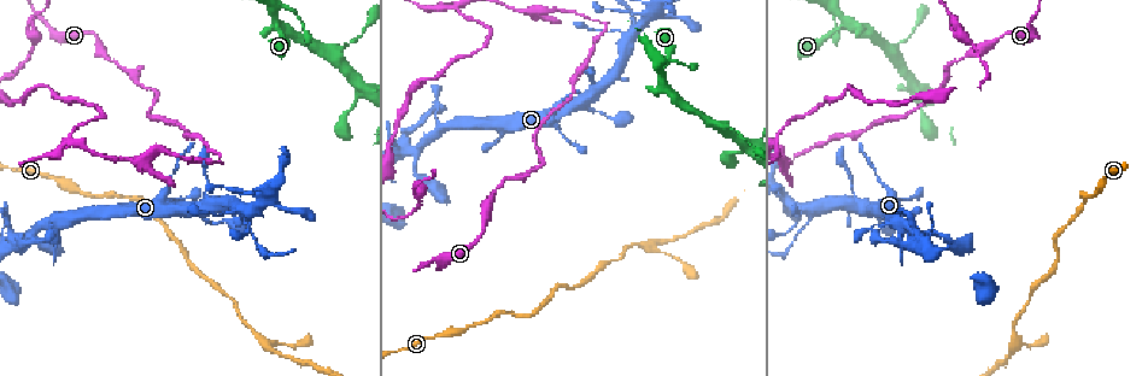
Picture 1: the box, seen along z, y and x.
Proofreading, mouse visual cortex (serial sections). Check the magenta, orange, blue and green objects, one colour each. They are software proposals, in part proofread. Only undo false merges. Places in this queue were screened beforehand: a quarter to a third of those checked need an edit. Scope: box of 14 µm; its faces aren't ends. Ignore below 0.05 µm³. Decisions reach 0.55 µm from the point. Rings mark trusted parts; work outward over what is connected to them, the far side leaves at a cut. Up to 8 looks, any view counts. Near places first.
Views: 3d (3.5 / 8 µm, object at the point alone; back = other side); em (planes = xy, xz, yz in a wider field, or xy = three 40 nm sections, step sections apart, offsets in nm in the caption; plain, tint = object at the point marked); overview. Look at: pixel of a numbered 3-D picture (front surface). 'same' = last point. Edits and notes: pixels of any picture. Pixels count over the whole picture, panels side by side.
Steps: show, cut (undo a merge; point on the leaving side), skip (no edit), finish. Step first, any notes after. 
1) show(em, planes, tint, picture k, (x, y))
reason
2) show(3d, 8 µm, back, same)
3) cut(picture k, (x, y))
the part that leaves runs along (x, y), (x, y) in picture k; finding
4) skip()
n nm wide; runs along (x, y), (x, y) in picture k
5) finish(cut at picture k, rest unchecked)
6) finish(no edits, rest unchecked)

show(3d, 3.5 µm, picture 1, (155, 89))
sharp bend

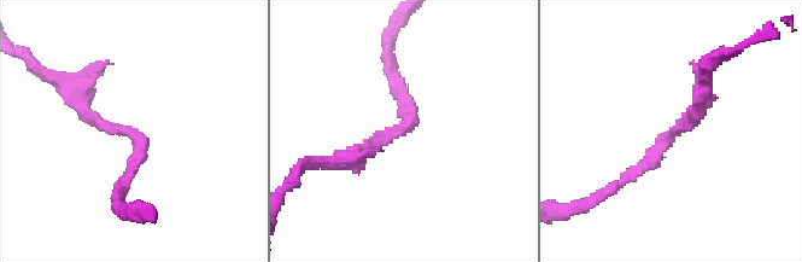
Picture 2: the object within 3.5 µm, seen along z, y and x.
show(em, xy, step 5, tint, picture 2, (666, 139))
arms of 150, 200 nm

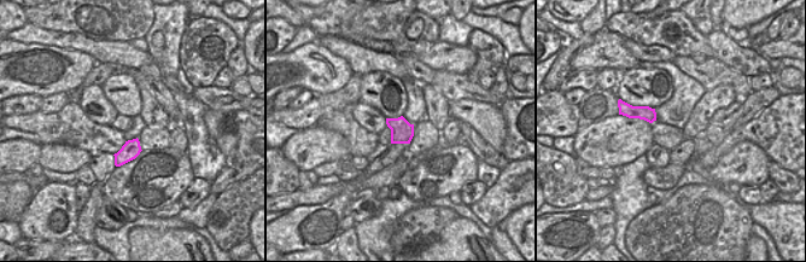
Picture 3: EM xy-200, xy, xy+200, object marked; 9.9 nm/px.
skip()
all the same cell

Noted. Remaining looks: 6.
show(3d, 3.5 µm, back, picture 1, (214, 160))
abrupt turn

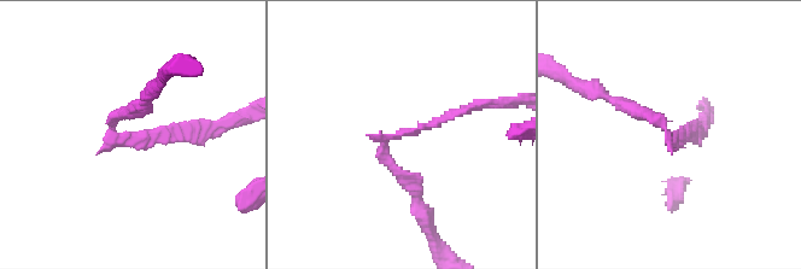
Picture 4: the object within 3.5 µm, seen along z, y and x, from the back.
show(em, xy, step 1, tint, picture 4, (669, 133))
now the EM

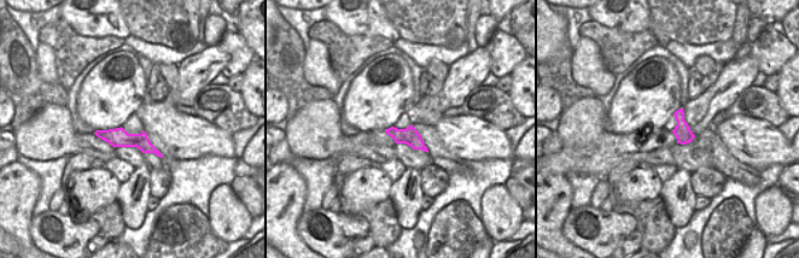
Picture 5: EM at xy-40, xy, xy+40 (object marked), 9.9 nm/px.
cut(picture 4, (156, 136))
170 nm wide; the part that leaves runs along (112, 130), (175, 134), (220, 123) in picture 4; a second cell is stuck on

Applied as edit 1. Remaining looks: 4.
show(overview)
see it whole again

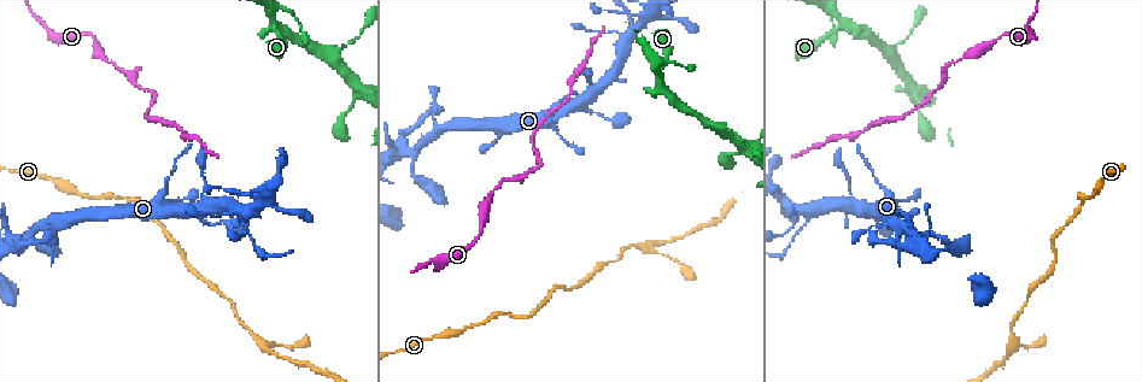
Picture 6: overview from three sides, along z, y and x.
show(3d, 3.5 µm, back, picture 6, (804, 213))
abrupt turn

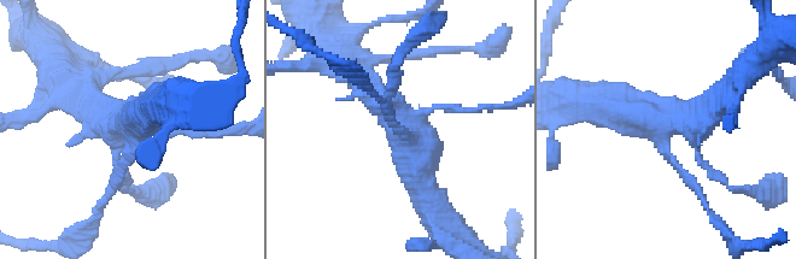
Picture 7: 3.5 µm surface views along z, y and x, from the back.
skip()
runs along (428, 194), (396, 111), (351, 71) in picture 7; one cell here

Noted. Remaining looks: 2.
show(3d, 8 µm, picture 6, (661, 76))
three-way junction

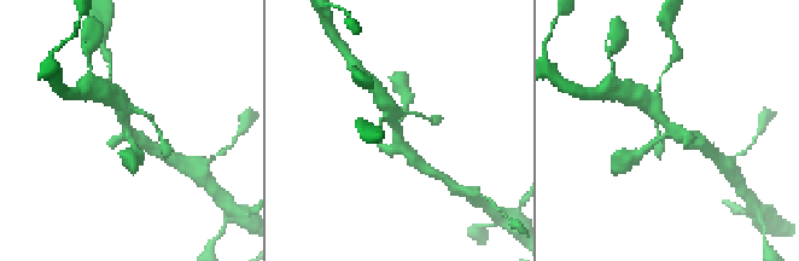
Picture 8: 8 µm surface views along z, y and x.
show(em, xy, step 1, tint, picture 8, (130, 135))
3 arms; arms of 200, 350, 350 nm; now the EM

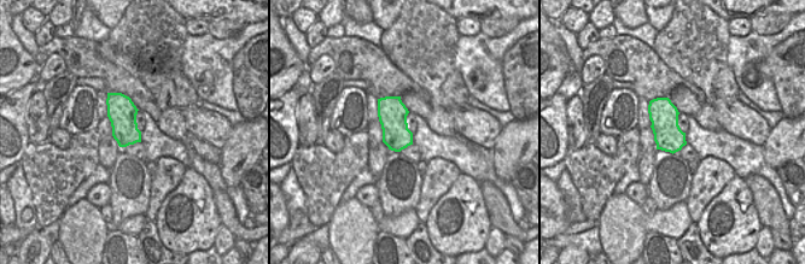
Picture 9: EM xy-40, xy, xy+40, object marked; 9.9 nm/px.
skip()
runs along (641, 154), (666, 134), (697, 143) in picture 8; continuous, no second cell

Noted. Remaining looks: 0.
finish(cut at picture 4, rest unchecked)

